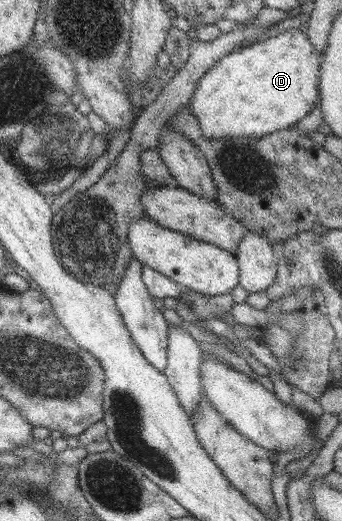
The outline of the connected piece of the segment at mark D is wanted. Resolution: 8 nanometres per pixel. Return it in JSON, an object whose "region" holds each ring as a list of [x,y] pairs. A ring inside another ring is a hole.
{"region":[[[292,28],[263,42],[254,41],[236,48],[206,72],[190,99],[190,109],[199,120],[206,137],[219,142],[228,137],[261,138],[272,132],[287,129],[304,119],[319,99],[319,66],[321,53],[301,28]]]}

